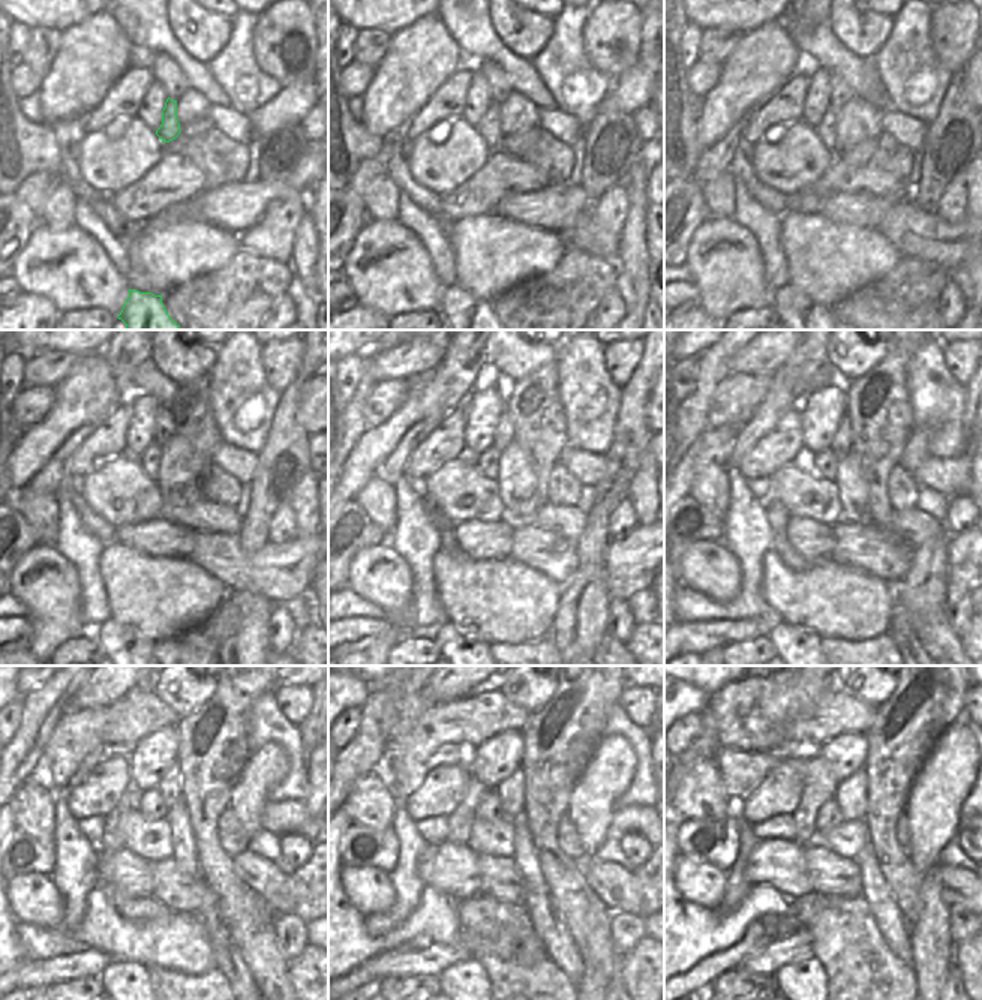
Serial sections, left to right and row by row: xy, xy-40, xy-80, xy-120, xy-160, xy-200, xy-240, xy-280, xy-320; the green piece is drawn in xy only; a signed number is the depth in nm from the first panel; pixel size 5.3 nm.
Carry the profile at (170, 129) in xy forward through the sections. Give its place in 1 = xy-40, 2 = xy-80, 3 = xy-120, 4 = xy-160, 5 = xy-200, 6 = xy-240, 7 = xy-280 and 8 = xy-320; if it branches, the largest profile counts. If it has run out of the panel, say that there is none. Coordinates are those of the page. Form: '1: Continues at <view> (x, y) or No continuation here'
1: Continues at xy-40 (489, 128)
2: Continues at xy-80 (823, 129)
3: Continues at xy-120 (150, 461)
4: Continues at xy-160 (488, 462)
5: Continues at xy-200 (823, 464)
6: Continues at xy-240 (150, 802)
7: Continues at xy-280 (489, 808)
8: Continues at xy-320 (828, 816)

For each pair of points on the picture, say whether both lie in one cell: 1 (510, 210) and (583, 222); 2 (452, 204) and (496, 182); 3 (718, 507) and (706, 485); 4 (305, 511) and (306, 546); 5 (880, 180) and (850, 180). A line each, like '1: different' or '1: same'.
1: different
2: same
3: same
4: different
5: same

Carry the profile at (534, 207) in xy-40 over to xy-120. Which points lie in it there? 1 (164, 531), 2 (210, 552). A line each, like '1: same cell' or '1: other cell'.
1: same cell
2: other cell

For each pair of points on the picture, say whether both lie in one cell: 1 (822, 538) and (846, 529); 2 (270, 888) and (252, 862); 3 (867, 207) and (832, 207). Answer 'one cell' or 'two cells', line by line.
1: two cells
2: one cell
3: one cell

